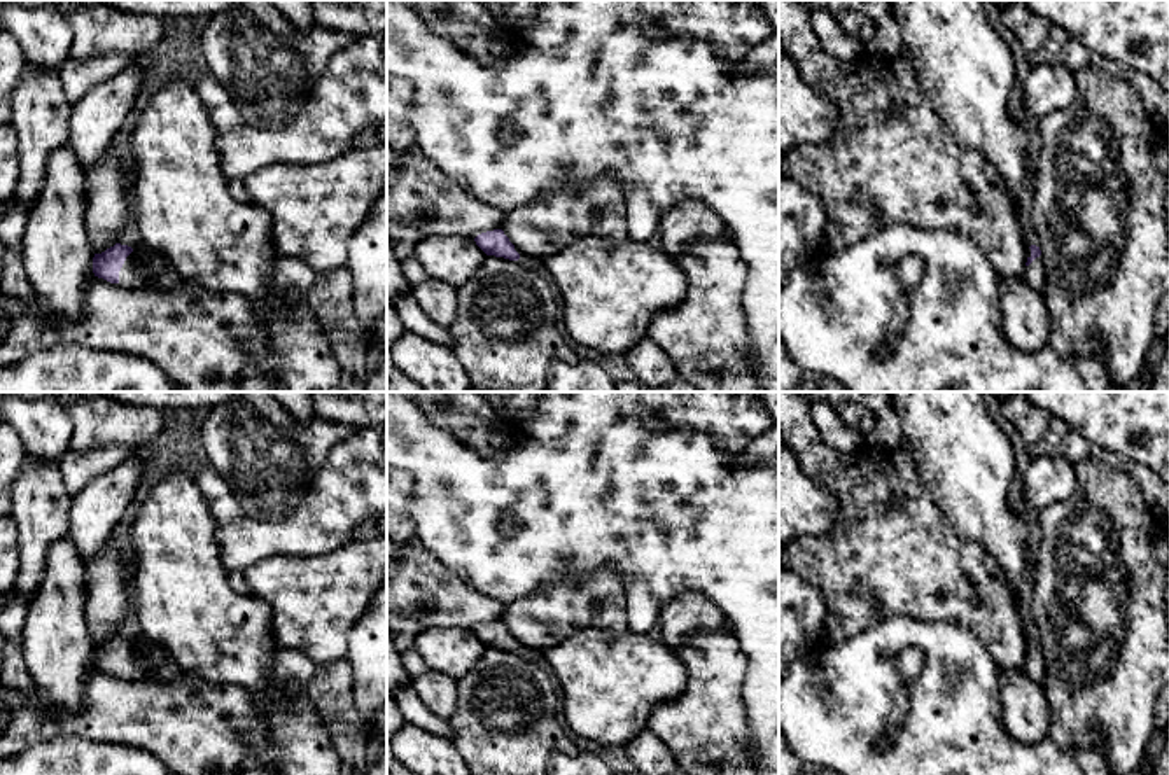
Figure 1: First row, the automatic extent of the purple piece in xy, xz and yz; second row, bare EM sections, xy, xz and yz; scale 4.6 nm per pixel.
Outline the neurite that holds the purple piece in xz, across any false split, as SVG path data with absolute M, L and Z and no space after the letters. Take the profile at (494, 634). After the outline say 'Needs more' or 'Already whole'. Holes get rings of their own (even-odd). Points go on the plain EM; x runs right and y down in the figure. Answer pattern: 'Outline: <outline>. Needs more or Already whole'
Outline: M502 621L481 625L474 630L474 633L486 647L504 649L518 654L520 658L532 661L539 660L541 663L544 663L544 651L522 646L509 633Z. Needs more

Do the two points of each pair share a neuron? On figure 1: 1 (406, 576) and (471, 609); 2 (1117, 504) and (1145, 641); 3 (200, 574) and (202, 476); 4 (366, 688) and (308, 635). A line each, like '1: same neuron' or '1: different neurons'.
1: same neuron
2: same neuron
3: different neurons
4: different neurons

